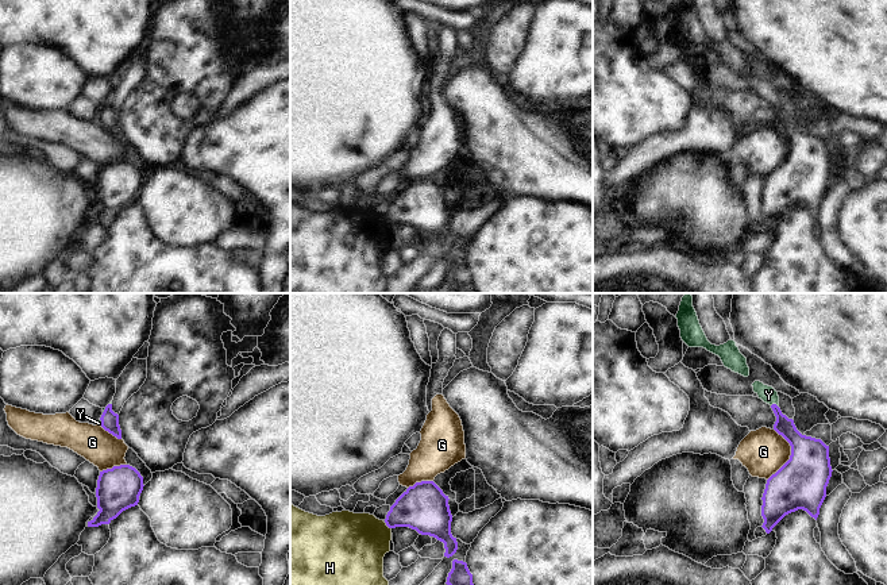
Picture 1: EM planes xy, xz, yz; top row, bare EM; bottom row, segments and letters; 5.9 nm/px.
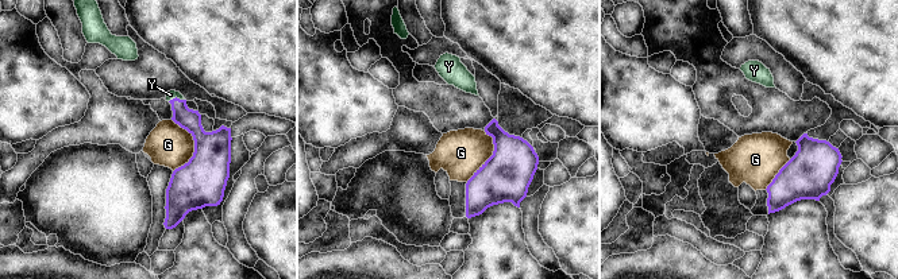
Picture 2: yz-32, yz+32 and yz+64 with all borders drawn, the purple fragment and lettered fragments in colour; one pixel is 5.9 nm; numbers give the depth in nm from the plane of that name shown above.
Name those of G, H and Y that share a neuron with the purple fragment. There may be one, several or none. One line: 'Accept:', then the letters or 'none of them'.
Accept: Y

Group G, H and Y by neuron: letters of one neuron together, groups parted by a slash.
G / H / Y

